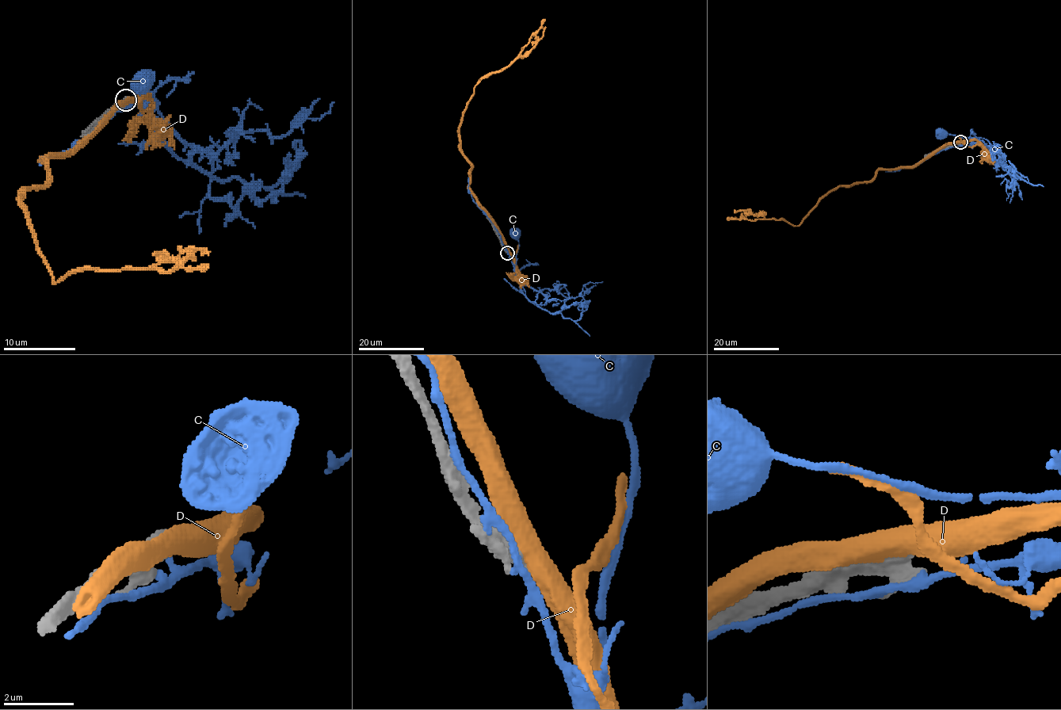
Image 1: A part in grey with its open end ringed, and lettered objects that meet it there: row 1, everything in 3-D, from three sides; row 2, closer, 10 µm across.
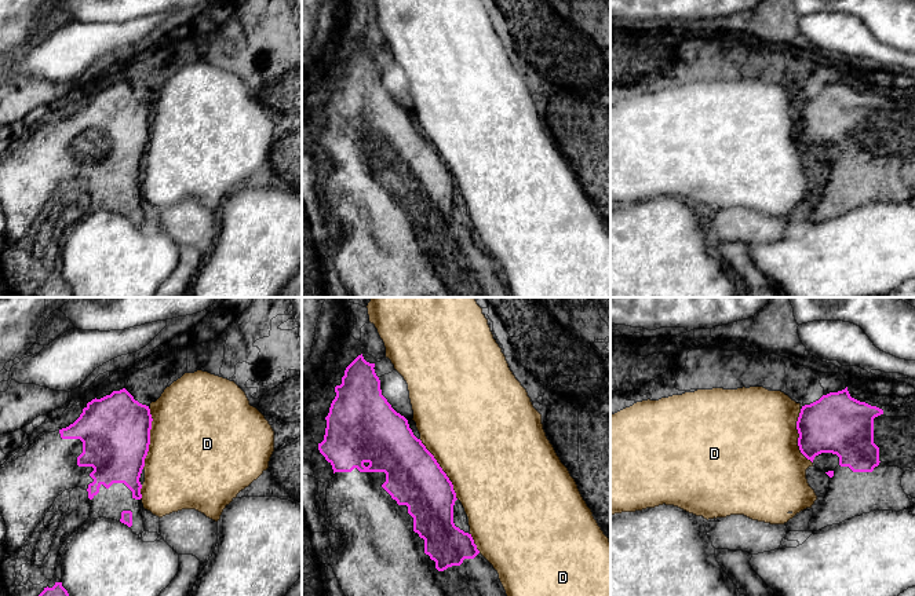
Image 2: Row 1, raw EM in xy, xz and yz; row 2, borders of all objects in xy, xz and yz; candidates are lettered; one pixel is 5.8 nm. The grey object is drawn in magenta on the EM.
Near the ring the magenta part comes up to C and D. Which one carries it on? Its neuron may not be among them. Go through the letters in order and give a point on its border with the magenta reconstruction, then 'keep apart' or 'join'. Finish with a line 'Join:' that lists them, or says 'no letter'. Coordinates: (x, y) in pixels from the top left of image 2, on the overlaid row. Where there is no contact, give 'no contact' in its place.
C: no contact; keep apart
D: meets magenta in xy at (149, 438); keep apart
Join: no letter

